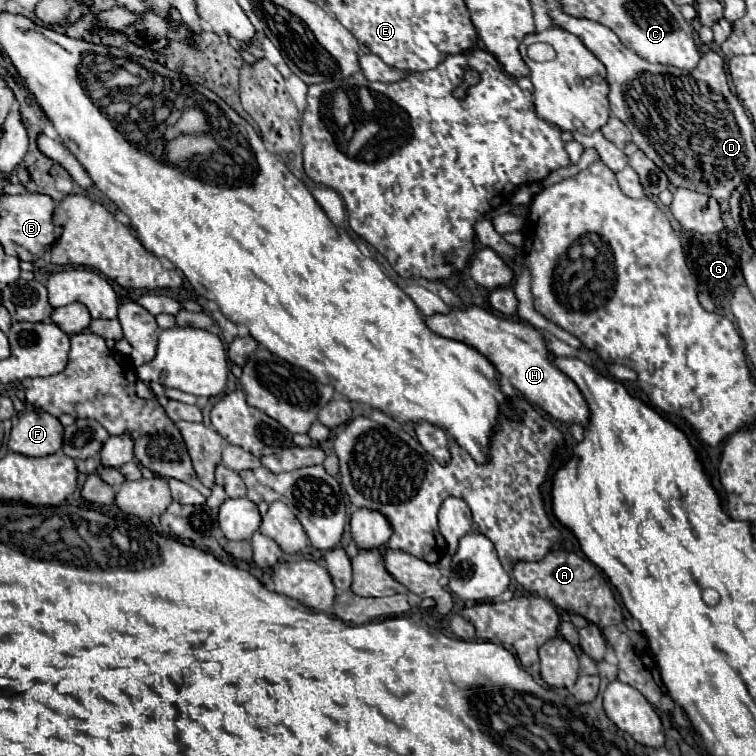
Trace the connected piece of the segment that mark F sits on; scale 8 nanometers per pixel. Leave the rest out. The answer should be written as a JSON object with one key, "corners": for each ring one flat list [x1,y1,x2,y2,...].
{"corners":[[23,412,9,434,9,450,25,456,49,456,61,450,63,426,47,412]]}

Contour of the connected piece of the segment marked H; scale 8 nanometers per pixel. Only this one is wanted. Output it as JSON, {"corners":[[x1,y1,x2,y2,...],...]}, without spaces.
{"corners":[[479,306,451,308,445,314,433,314,425,318,425,324,439,336,461,340,477,348,495,366,495,370,525,396,527,402,543,408,553,418,559,418,567,424,587,424,589,408,583,394,579,392,577,384,551,362,541,332,531,324,499,318]]}

